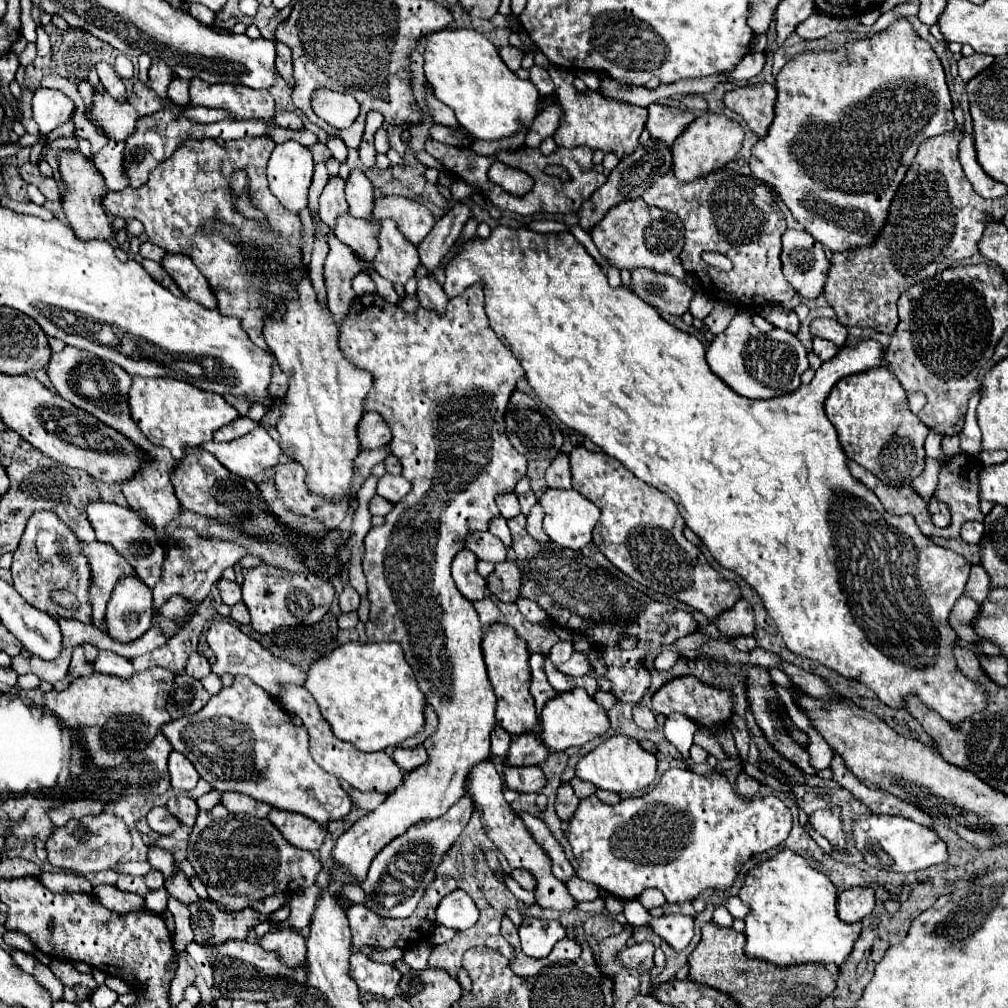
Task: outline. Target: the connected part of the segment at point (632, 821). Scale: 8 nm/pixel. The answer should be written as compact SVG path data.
M669 769L661 775L657 787L653 791L649 791L647 795L641 795L641 797L629 797L629 799L623 799L619 805L611 807L611 805L605 805L601 803L595 795L587 797L587 799L581 799L575 815L571 817L569 821L569 831L567 831L567 839L573 847L573 855L575 859L579 861L579 877L585 879L585 881L591 881L593 885L605 889L607 893L619 897L619 899L637 899L637 895L647 889L647 887L657 887L665 897L667 897L667 903L681 903L681 901L687 901L687 899L693 899L695 895L699 895L703 889L725 889L729 887L741 865L753 855L753 853L763 853L775 845L779 845L781 841L787 839L789 831L791 831L791 825L793 825L793 817L791 817L791 811L789 807L779 799L779 797L759 797L759 799L753 799L753 801L743 801L739 795L735 795L729 779L723 775L723 773L705 773L705 775L697 775L689 769Z

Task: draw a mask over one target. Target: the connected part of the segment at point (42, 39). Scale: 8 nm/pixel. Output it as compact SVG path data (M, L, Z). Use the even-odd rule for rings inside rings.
M37 25L37 55L43 57L49 53L49 35L45 33L43 25Z

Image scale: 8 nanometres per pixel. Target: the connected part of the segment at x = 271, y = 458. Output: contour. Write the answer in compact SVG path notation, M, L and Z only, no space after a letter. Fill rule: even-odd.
M263 427L235 441L201 443L201 449L213 453L221 461L221 465L225 465L231 473L239 477L255 477L267 467L277 465L279 455L281 455L279 443L273 441L271 435Z

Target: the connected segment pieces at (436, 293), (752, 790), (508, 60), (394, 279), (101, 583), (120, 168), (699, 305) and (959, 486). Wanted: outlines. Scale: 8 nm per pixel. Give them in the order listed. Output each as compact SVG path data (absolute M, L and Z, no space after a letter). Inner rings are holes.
M423 277L419 279L419 285L417 285L417 299L421 303L421 307L429 309L429 311L435 311L439 315L445 313L445 307L449 303L443 287L435 281L435 279L429 279L429 277Z
M745 771L737 775L735 785L737 785L737 793L741 797L745 797L745 799L753 799L759 793L759 781L755 781L753 777L749 777Z
M507 45L507 47L501 47L499 49L499 55L501 59L505 61L505 65L511 69L511 71L517 71L521 67L521 61L523 61L523 51L519 47L513 47L513 45Z
M385 219L379 233L379 253L373 259L375 271L393 285L405 285L415 275L417 265L417 247L399 233L393 221Z
M81 543L81 553L87 557L91 567L89 583L89 601L91 601L91 625L103 627L105 607L115 589L117 581L125 575L135 575L135 569L107 543Z
M78 141L79 150L85 155L93 158L97 169L101 171L101 175L105 177L105 183L109 189L125 189L129 185L129 175L125 171L125 143L115 143L109 141L99 153L92 154L86 148L86 141Z
M698 291L690 303L689 312L694 318L703 320L713 309L714 303L714 299L704 292Z
M959 455L943 465L939 475L939 485L935 497L949 505L951 509L951 527L937 529L935 537L959 537L959 529L965 521L981 521L983 513L979 511L979 471L981 463Z

